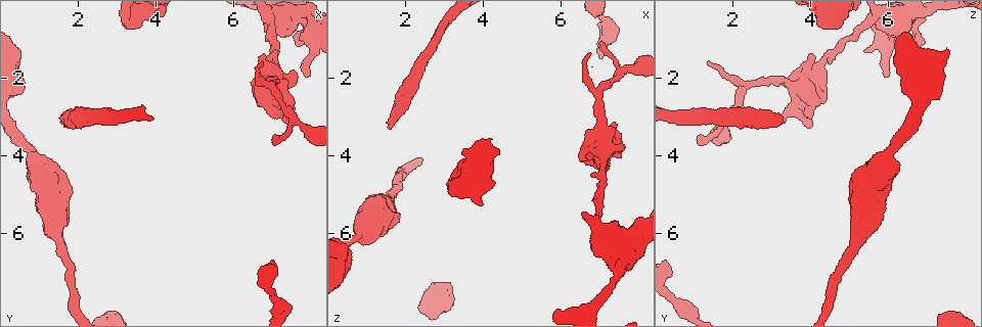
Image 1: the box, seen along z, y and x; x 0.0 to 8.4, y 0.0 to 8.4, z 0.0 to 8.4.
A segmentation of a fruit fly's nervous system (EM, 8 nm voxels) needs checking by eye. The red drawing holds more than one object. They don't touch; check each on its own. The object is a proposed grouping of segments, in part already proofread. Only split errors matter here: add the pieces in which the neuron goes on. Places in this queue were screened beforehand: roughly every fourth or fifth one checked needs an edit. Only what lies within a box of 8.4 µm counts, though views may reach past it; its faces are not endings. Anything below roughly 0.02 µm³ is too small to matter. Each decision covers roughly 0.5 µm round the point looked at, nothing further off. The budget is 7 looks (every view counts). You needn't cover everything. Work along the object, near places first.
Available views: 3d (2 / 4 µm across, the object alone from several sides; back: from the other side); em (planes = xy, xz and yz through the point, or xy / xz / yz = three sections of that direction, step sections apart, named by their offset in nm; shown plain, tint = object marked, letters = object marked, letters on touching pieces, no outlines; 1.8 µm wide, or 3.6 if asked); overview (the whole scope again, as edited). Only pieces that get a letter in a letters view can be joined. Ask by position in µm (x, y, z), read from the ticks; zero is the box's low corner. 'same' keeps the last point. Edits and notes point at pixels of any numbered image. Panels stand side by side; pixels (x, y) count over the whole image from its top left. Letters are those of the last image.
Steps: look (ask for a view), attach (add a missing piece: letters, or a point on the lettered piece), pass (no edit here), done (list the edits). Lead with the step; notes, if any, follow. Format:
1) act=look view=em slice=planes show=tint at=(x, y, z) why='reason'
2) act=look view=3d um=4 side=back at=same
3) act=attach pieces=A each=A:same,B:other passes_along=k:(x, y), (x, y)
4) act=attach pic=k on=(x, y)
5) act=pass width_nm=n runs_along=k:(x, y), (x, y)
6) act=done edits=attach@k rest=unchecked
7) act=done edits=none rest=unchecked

act=look view=3d um=4 at=(7.05, 3.60, 1.05) why='free end'

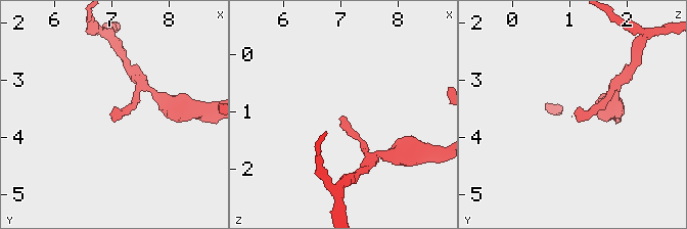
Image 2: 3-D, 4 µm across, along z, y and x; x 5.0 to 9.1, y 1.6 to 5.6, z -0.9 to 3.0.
act=look view=em slice=yz step=4 show=letters at=(7.00, 3.55, 1.10)

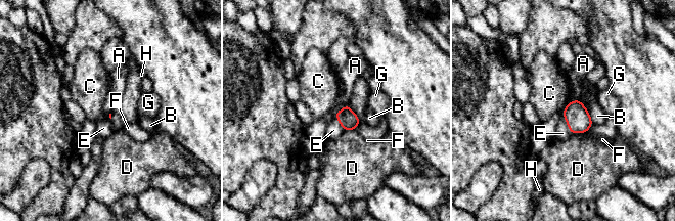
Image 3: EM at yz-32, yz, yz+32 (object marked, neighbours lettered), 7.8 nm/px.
act=attach pieces=E each=A:other,B:other,C:other,D:other,E:same,F:other,G:other,H:other passes_along=3:(578, 119), (567, 123), (563, 133) found='the neuron continues'

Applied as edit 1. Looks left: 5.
act=look view=overview why='see it whole again'

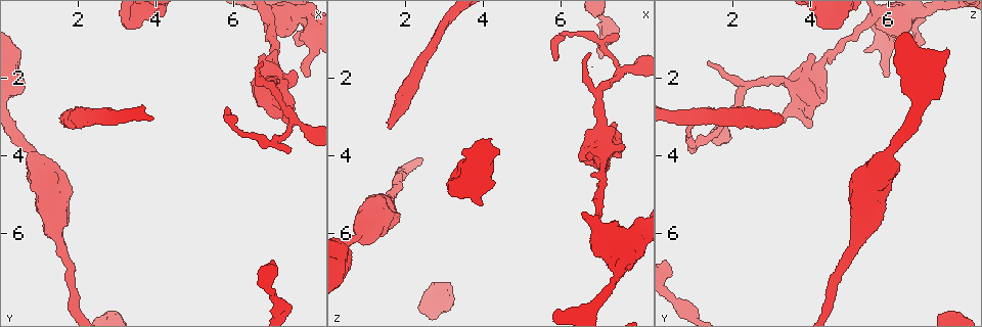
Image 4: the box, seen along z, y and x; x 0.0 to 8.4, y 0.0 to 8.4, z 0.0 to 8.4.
act=look view=em slice=planes show=letters at=(3.55, 0.75, 4.25) why='stops while still wide'

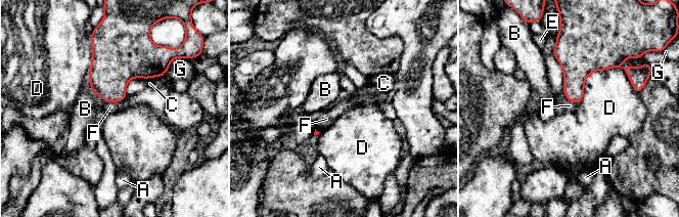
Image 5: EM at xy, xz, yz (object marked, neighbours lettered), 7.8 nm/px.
act=pass each=A:other,B:other,C:other,D:other,E:other,F:other,G:other border=5:(127, 95), (122, 100), (105, 102) found='none of them fits'

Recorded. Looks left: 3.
act=look view=3d um=4 side=back at=(1.55, 3.10, 3.25) why='free end'

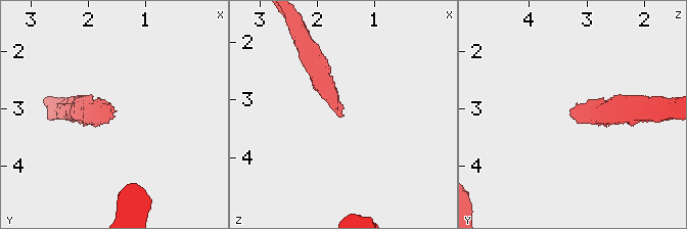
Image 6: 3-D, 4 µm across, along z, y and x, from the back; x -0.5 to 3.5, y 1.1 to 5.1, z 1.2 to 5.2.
act=look view=em slice=xz step=4 show=tint at=(1.55, 3.10, 3.30) why='now the EM'

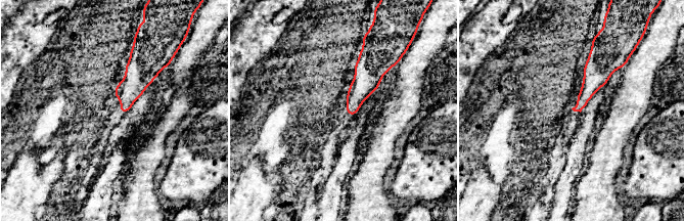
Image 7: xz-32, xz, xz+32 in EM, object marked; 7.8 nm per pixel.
act=look view=em slice=planes show=letters at=same why='another direction'

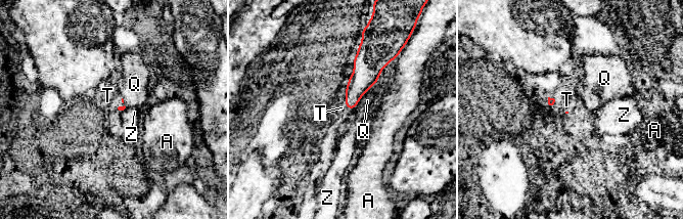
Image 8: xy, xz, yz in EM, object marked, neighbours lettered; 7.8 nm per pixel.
act=attach pieces=T each=A:other,Q:other,T:same,Z:other passes_along=8:(363, 78), (346, 103), (343, 112) found='the neuron continues'

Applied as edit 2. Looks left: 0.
act=done edits=attach@3,attach@8 rest=unchecked

